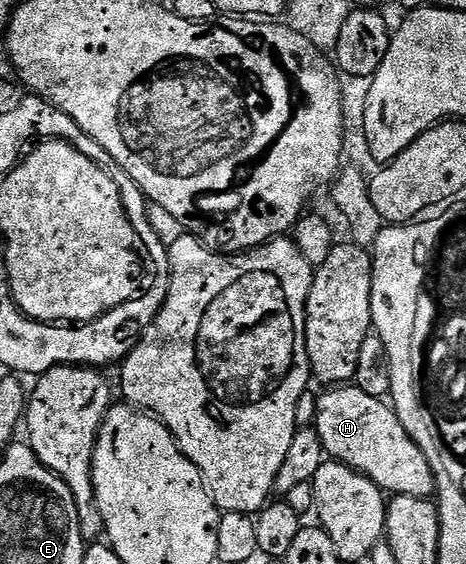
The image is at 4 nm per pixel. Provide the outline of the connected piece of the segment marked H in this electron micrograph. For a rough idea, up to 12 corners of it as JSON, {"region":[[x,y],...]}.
{"region":[[318,394],[333,461],[387,495],[433,499],[432,468],[383,399]]}

